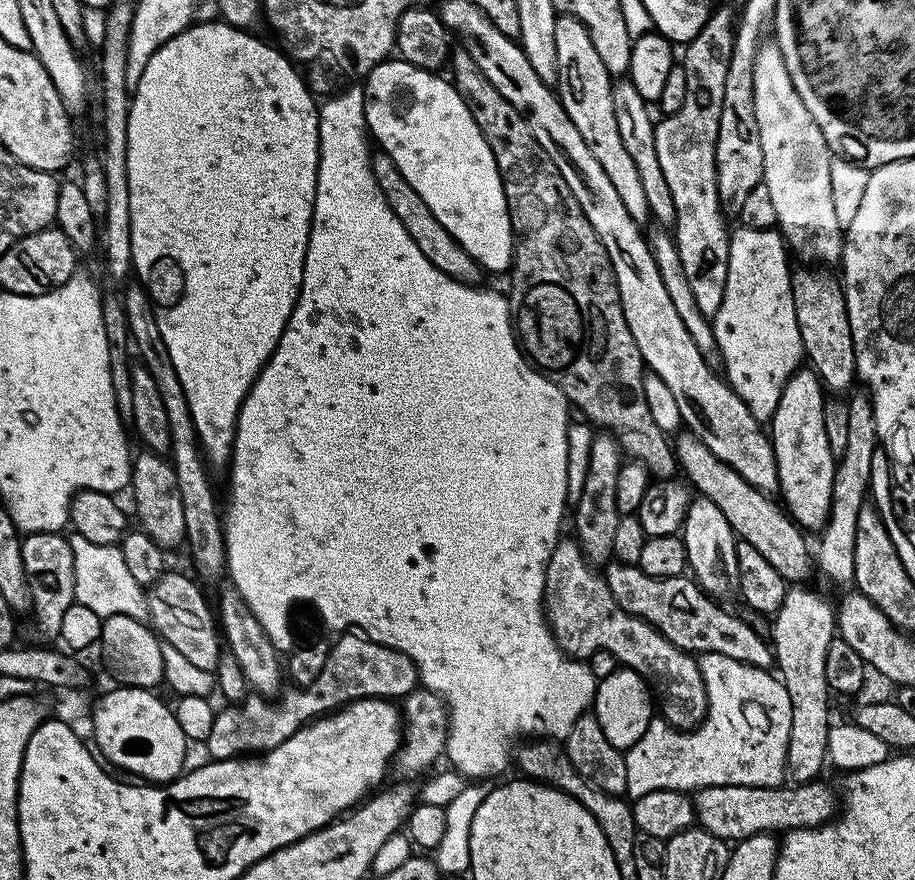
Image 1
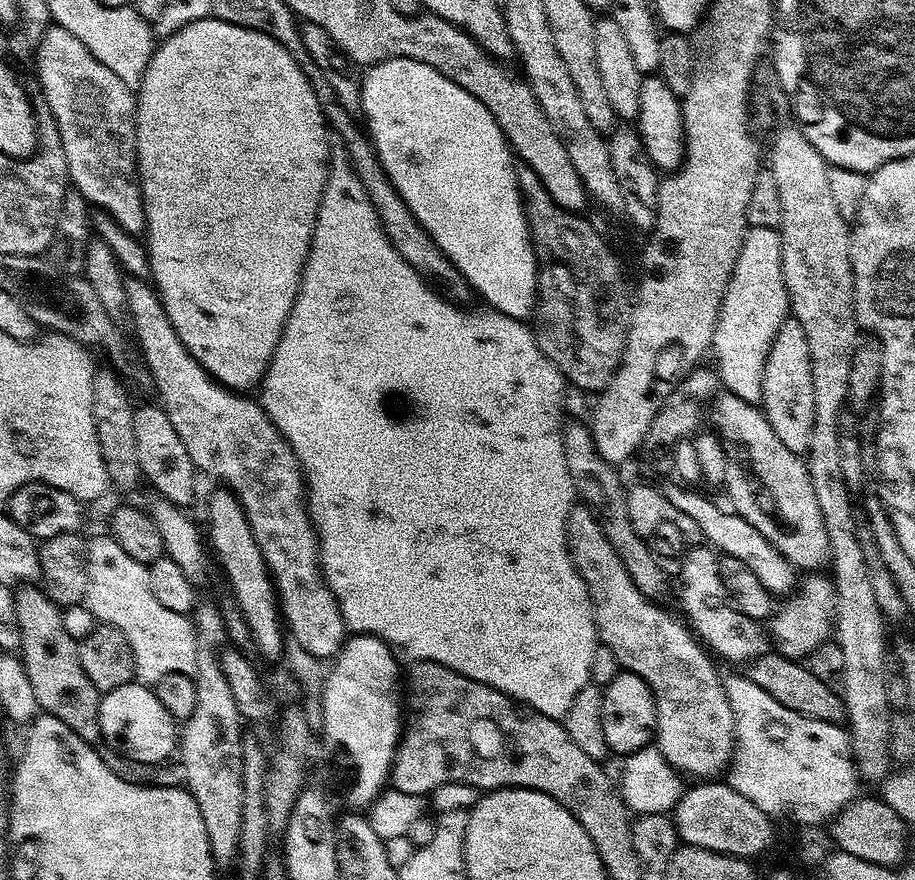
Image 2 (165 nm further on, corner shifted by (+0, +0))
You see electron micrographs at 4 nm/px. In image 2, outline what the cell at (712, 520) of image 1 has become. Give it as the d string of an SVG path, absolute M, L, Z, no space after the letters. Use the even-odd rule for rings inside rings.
M692 546L687 549L684 565L678 575L680 604L684 607L683 617L690 625L691 631L702 641L703 647L711 650L717 657L720 655L724 660L751 662L769 651L769 633L761 621L742 614L728 599L728 592L720 577L717 553L711 547L703 547Z

